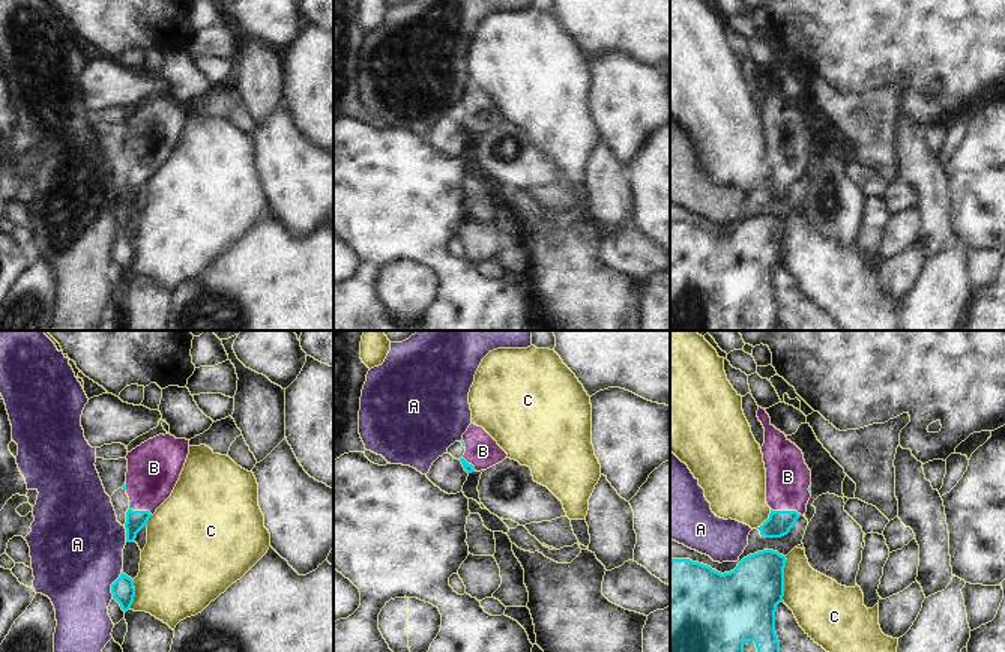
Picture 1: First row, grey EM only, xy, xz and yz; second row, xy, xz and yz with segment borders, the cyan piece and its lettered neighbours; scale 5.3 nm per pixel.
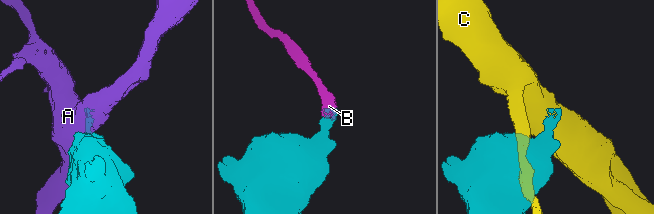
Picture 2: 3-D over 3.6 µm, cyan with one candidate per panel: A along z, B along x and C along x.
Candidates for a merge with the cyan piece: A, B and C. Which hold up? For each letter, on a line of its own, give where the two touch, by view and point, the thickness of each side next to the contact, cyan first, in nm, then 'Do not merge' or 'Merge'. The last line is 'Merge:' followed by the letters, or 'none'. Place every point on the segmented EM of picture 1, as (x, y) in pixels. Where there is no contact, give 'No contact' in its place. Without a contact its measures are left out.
A: Touches cyan at xy (111, 585). Thickness 120 nm (cyan) against 500 nm. Do not merge
B: Touches cyan at yz (786, 511). Thickness 130 nm (cyan) against 240 nm. Merge
C: Touches cyan at yz (783, 579). Thickness 360 nm (cyan) against 300 nm. Do not merge
Merge: B

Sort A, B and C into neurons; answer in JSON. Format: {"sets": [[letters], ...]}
{"sets": [["A"], ["B"], ["C"]]}

